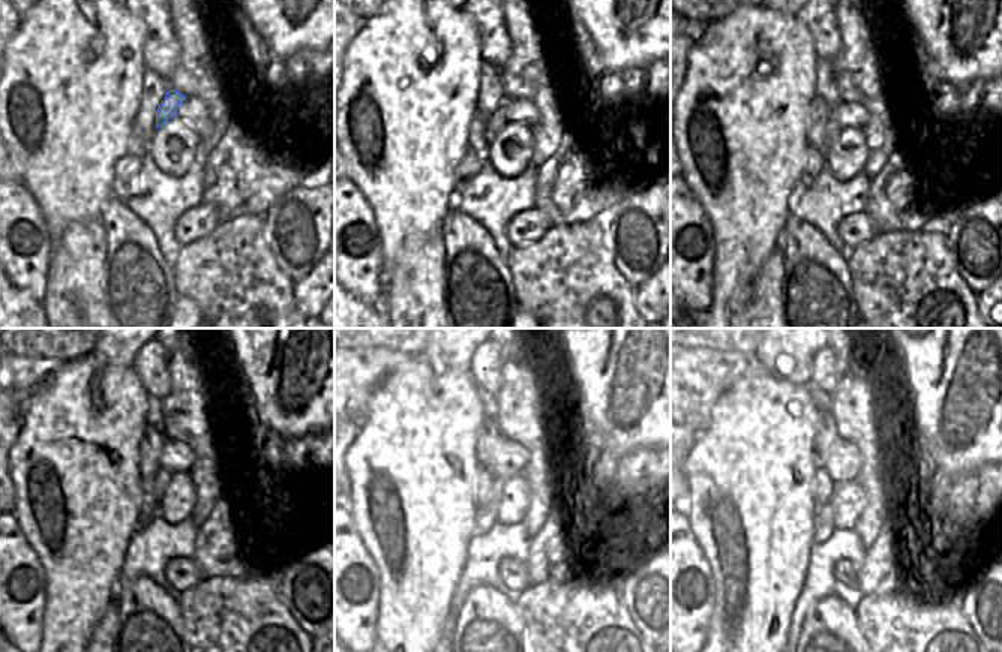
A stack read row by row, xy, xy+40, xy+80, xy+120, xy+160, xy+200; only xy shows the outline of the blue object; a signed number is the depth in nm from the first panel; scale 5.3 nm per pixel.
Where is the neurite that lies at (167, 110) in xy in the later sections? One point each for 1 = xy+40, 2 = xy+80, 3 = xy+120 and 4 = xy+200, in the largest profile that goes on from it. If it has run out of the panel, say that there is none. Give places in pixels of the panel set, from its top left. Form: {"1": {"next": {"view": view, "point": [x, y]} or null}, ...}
{"1": {"next": {"view": "xy+40", "point": [498, 119]}}, "2": {"next": {"view": "xy+80", "point": [833, 129]}}, "3": {"next": {"view": "xy+120", "point": [164, 475]}}, "4": {"next": {"view": "xy+200", "point": [824, 517]}}}

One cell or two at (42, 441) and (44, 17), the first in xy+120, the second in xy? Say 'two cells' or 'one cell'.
one cell

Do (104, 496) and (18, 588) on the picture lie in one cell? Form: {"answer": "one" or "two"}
{"answer": "two"}

